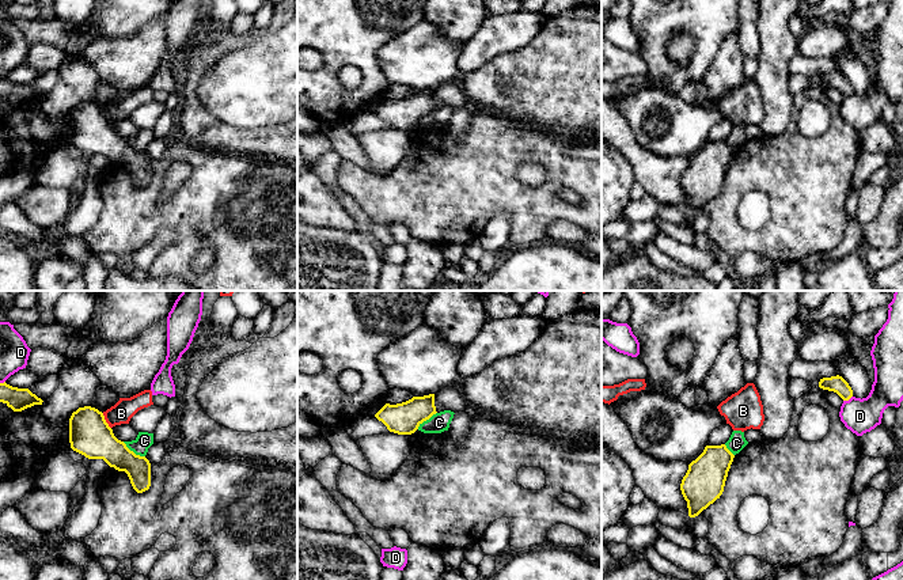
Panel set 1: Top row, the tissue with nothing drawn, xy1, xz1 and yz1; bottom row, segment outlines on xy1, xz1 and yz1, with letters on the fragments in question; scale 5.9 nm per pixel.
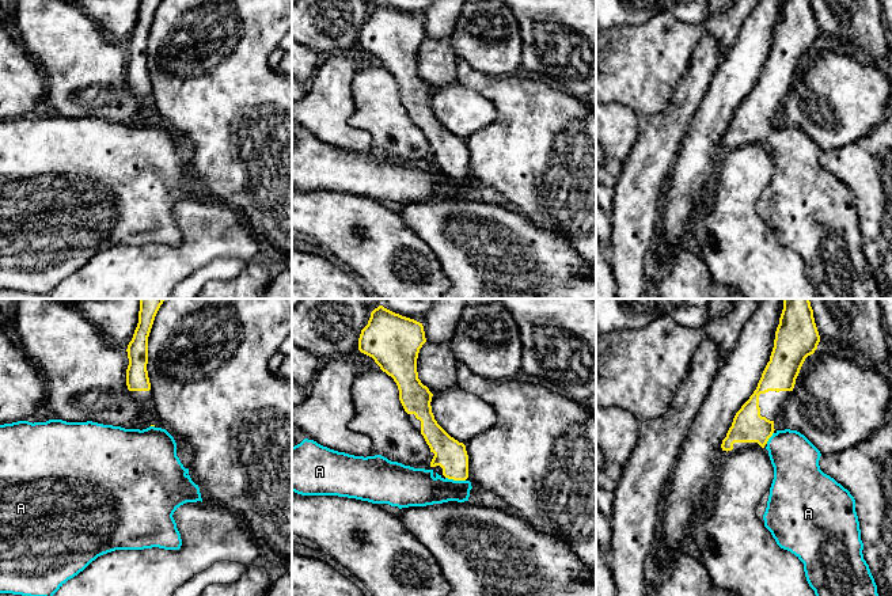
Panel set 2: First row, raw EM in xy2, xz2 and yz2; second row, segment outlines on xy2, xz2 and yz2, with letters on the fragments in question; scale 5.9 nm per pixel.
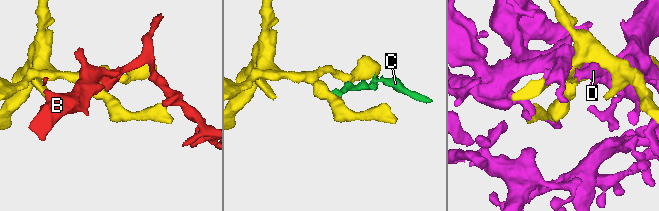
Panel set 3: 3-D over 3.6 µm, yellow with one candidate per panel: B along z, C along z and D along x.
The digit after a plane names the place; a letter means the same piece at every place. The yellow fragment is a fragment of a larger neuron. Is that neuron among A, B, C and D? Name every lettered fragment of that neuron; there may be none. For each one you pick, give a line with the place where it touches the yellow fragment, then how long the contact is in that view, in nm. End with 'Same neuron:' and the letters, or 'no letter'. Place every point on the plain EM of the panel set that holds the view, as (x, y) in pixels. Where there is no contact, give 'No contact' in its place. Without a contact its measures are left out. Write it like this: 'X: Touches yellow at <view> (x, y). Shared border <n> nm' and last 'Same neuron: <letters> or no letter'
A: Touches yellow at xz2 (455, 175). Shared border 120 nm
Same neuron: A

